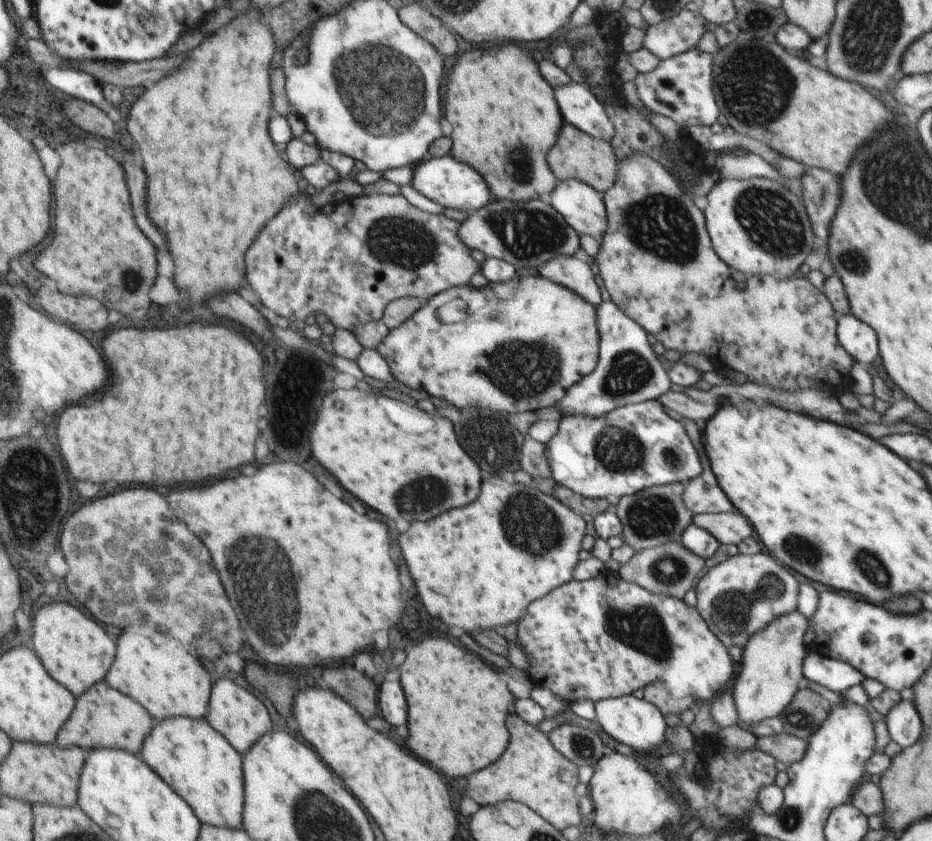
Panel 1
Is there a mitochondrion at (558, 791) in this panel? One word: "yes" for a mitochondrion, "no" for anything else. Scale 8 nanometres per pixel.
no

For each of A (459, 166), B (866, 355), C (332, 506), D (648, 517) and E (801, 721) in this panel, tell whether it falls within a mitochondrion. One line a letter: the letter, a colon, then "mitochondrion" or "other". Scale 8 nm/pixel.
A: other
B: other
C: other
D: mitochondrion
E: mitochondrion

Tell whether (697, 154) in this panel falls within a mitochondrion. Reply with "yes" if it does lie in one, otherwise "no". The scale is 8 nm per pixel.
no

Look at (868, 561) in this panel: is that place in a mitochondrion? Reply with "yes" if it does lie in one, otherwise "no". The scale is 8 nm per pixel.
yes

